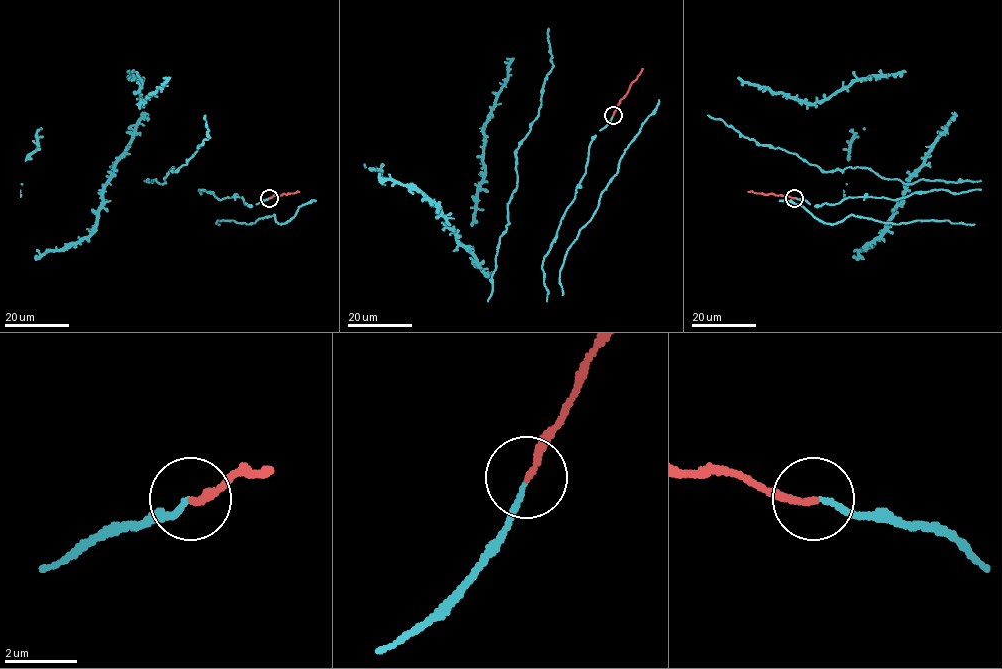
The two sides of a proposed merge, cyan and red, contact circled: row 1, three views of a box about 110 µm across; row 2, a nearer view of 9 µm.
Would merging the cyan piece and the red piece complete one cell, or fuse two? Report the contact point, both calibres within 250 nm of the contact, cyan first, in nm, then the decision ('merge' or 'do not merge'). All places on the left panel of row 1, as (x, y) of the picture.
(269, 198) | 130/190 nm | merge

